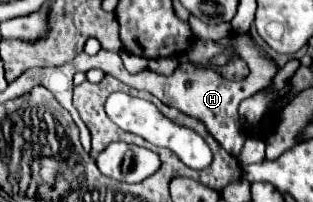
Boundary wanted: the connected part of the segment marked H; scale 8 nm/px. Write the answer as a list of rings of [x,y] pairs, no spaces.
[[[100,51],[96,59],[98,59],[98,63],[96,63],[98,69],[102,69],[104,73],[120,79],[128,87],[144,89],[144,91],[152,93],[154,97],[162,99],[162,103],[180,109],[184,115],[202,121],[206,125],[206,129],[210,131],[210,135],[228,153],[235,157],[240,155],[240,151],[244,147],[244,141],[246,141],[246,135],[244,135],[244,131],[240,127],[240,115],[238,115],[238,105],[244,99],[244,95],[240,95],[240,93],[256,93],[256,91],[260,91],[262,83],[258,85],[258,89],[244,89],[246,83],[242,83],[242,81],[228,81],[228,79],[216,75],[214,71],[202,71],[202,69],[196,69],[196,67],[192,67],[188,63],[180,63],[178,69],[172,75],[168,75],[168,77],[156,75],[152,71],[140,71],[138,75],[132,75],[132,73],[128,73],[124,69],[122,59],[120,59],[118,53]]]

